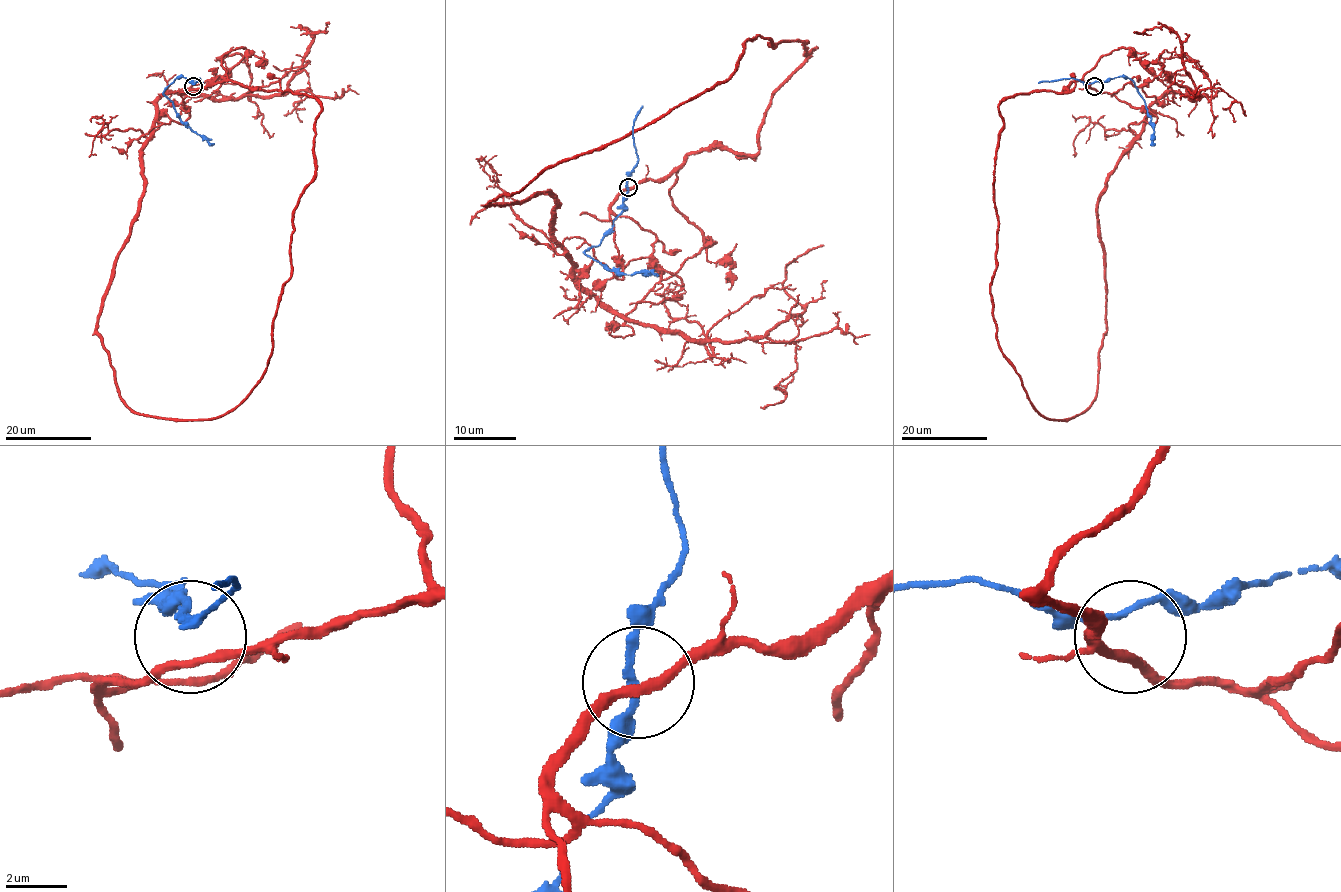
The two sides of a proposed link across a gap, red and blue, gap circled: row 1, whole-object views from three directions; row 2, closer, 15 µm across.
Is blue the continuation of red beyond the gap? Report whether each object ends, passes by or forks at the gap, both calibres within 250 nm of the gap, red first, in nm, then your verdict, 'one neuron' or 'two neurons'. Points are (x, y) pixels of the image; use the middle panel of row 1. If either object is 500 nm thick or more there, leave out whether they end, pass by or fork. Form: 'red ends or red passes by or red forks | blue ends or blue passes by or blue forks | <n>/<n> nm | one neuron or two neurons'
red passes by | blue passes by | 300/200 nm | two neurons

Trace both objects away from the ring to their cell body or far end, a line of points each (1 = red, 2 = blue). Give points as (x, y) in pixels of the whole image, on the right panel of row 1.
1: (1095, 89), (1156, 120), (1144, 118), (1098, 202), (1107, 331), (1096, 397), (1070, 419), (1046, 417)
2: (1094, 83), (1118, 76), (1126, 76), (1134, 82), (1151, 118), (1154, 131), (1152, 142), (1155, 144)

